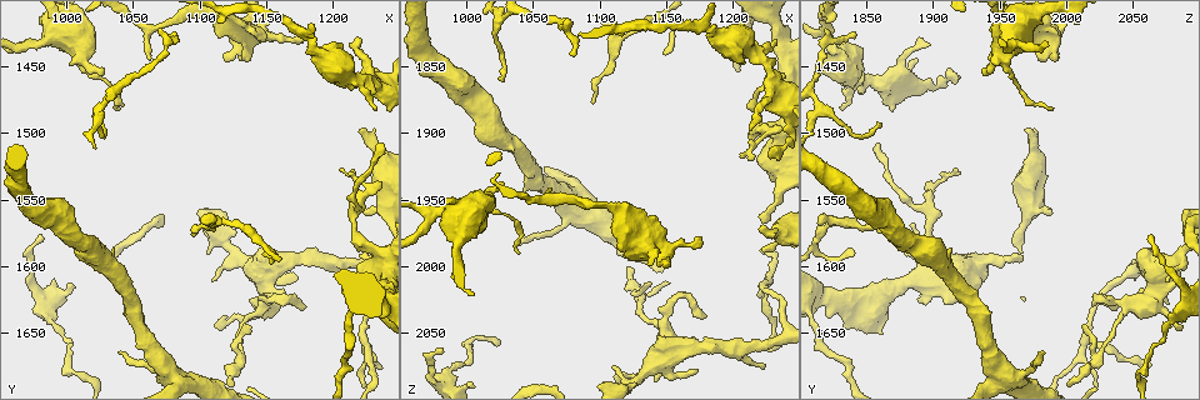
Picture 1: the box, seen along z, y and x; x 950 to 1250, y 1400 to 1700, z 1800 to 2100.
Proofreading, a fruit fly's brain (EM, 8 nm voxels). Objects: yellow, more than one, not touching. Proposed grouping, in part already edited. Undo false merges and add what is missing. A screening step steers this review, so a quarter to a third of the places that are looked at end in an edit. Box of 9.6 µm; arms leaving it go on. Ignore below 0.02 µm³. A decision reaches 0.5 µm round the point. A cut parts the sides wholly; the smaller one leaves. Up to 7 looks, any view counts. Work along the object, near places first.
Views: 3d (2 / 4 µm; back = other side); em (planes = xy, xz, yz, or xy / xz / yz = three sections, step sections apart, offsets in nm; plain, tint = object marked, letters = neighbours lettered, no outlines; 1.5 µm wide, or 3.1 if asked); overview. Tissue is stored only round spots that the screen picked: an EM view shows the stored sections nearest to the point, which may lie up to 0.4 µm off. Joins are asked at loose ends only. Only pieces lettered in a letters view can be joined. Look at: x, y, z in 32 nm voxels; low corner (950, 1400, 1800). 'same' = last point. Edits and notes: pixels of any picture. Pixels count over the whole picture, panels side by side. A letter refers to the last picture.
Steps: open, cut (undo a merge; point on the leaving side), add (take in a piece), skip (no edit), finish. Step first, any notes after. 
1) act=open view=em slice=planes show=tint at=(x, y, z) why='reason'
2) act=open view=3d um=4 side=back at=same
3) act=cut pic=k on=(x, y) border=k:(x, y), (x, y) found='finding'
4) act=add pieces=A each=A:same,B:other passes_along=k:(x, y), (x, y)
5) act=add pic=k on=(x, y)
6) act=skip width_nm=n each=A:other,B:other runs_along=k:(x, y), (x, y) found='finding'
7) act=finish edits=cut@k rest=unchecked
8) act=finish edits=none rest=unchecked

act=open view=em slice=yz step=4 show=letters at=(1080, 1426, 1842) why='branch stops here'

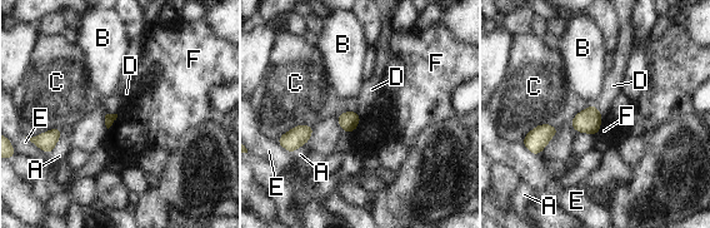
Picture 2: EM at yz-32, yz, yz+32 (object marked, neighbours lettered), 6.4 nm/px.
act=open view=em slice=planes show=letters at=same

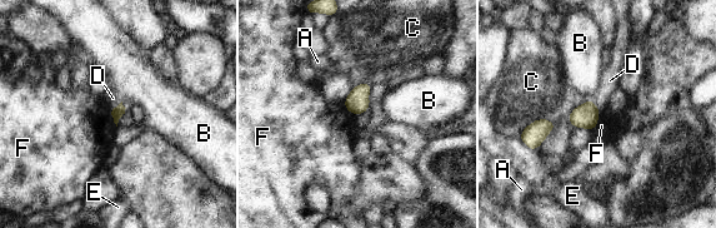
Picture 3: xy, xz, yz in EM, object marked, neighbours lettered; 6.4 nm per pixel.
act=skip each=A:other,B:other,C:other,D:other,E:other,F:other border=3:(121, 100), (109, 109) found='none of them fits'

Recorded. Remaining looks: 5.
act=open view=em slice=planes show=tint at=(1038, 1482, 1990) why='tapers out'

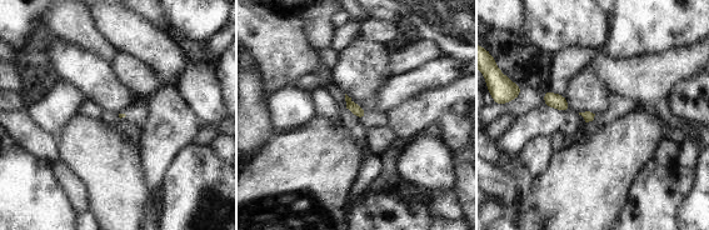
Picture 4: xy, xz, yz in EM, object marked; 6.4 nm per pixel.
act=open view=em slice=planes show=letters at=same why='what lies round it'

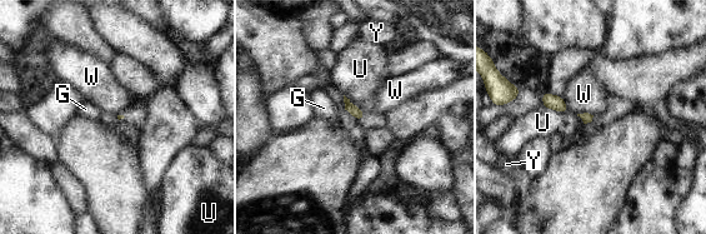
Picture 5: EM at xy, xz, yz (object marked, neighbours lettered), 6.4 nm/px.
act=skip each=G:other,U:other,W:other,Y:other border=5:(576, 114), (590, 113), (592, 115) found='no lettered piece goes on from it'

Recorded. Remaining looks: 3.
act=open view=em slice=planes show=letters at=(1096, 1574, 1876) why='free end'

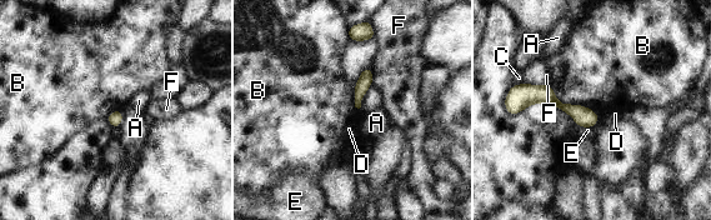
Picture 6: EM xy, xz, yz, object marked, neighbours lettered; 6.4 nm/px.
act=skip each=A:other,B:other,C:other,D:other,E:other,F:other border=6:(547, 84), (561, 103), (597, 115) found='no lettered piece goes on from it'

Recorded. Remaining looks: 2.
act=finish edits=none rest=unchecked

